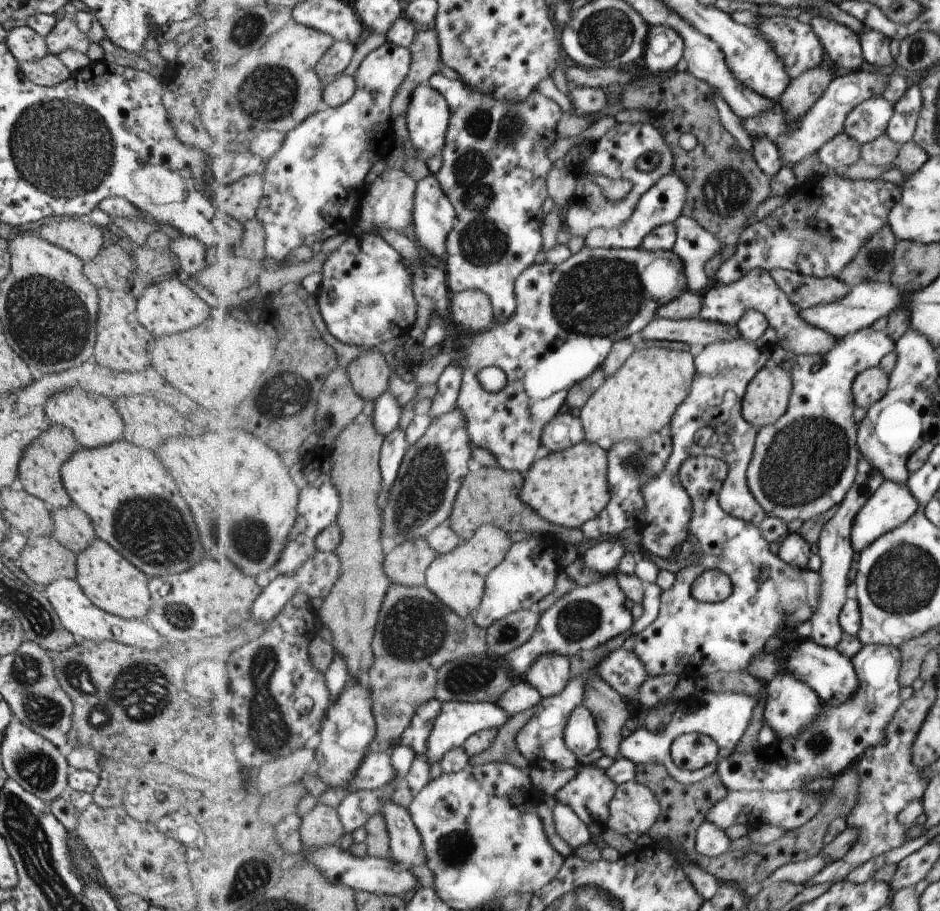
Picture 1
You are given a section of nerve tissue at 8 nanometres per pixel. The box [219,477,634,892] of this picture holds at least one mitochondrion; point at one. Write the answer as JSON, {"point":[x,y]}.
{"point":[415,629]}

